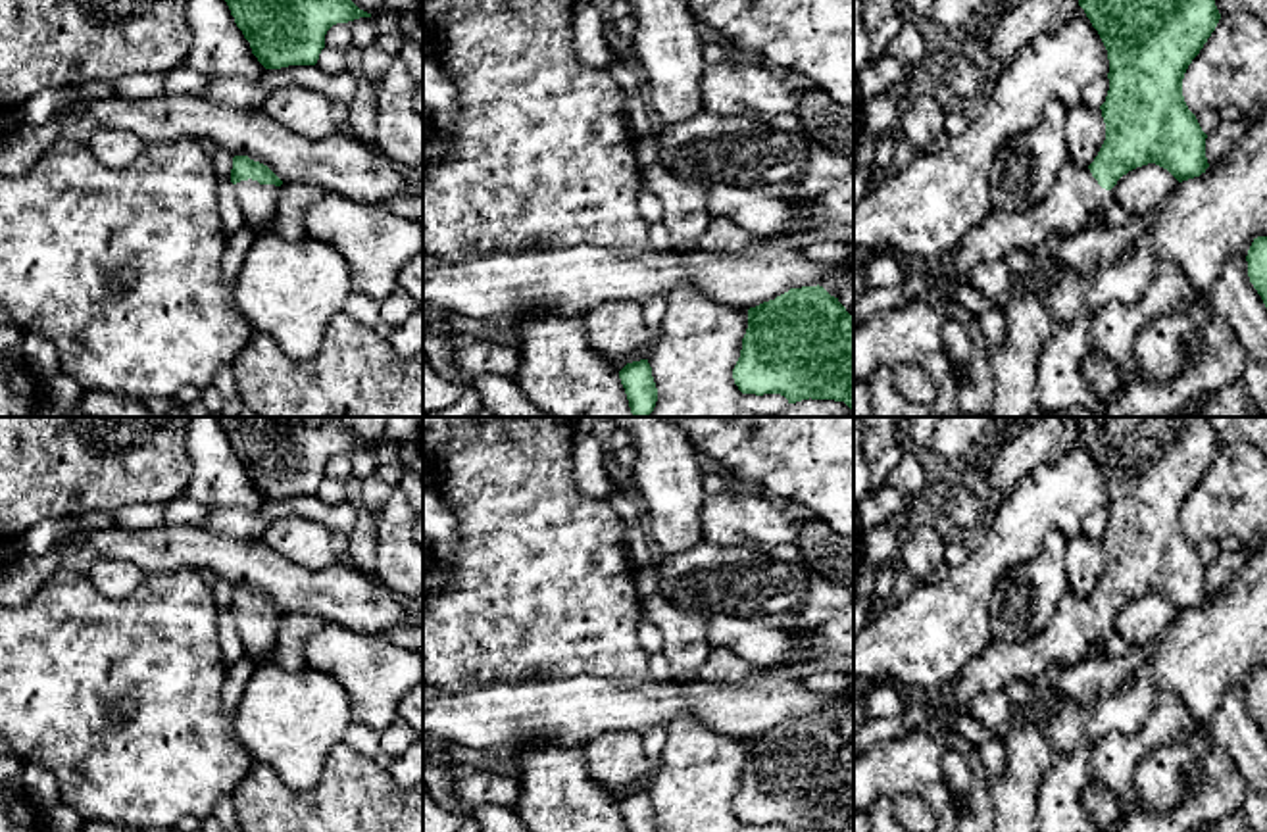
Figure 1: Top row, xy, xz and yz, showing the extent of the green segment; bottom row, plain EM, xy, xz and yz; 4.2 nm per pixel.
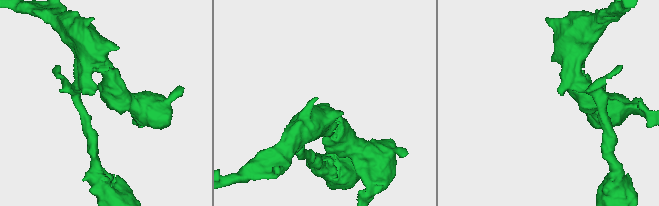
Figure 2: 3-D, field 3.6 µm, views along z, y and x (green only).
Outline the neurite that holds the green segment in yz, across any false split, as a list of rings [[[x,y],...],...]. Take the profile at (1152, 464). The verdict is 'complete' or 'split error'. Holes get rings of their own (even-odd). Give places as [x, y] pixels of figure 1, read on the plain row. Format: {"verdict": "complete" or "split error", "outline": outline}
{"verdict": "split error", "outline": [[[1077,417],[1077,425],[1109,490],[1109,521],[1100,536],[1106,571],[1090,596],[1069,592],[1038,636],[1017,644],[992,640],[954,680],[952,699],[936,699],[940,709],[967,715],[981,694],[1004,694],[1009,680],[1032,684],[1056,663],[1071,667],[1086,661],[1094,642],[1113,632],[1111,619],[1117,611],[1136,598],[1155,594],[1179,613],[1200,607],[1209,598],[1207,565],[1182,526],[1184,503],[1221,450],[1209,417]]]}

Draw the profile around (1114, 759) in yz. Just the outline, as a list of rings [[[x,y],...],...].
[[[1161,692],[1138,732],[1109,732],[1098,740],[1086,767],[1088,780],[1111,790],[1123,809],[1134,809],[1134,772],[1140,759],[1165,744],[1190,742],[1204,728],[1175,694]]]

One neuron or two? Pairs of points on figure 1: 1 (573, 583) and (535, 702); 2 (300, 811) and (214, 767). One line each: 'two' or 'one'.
1: two
2: two

